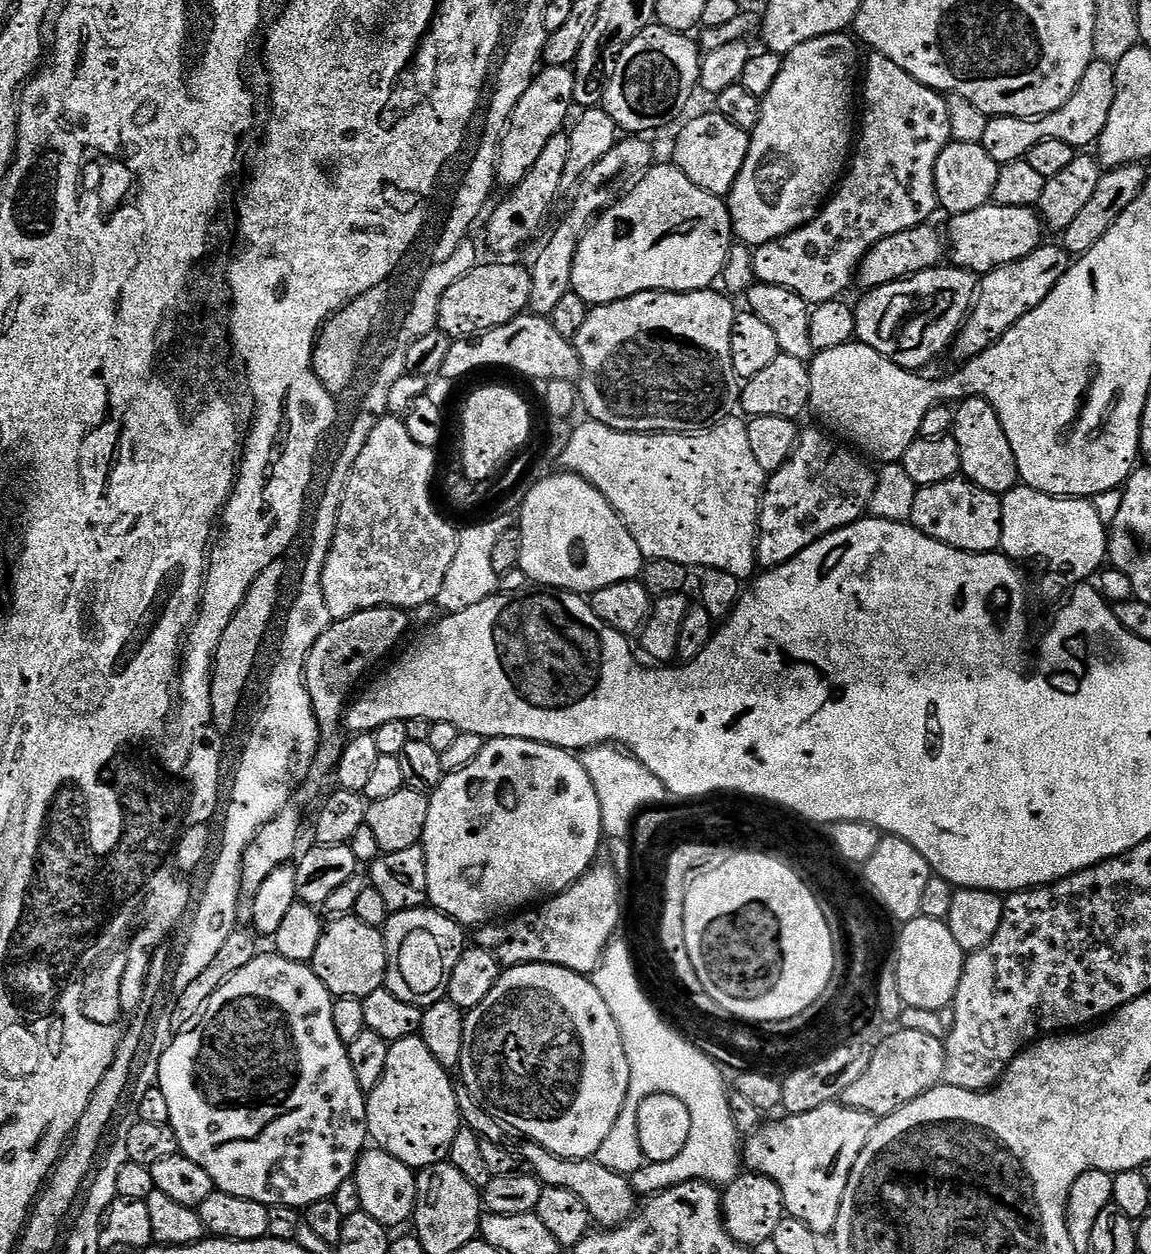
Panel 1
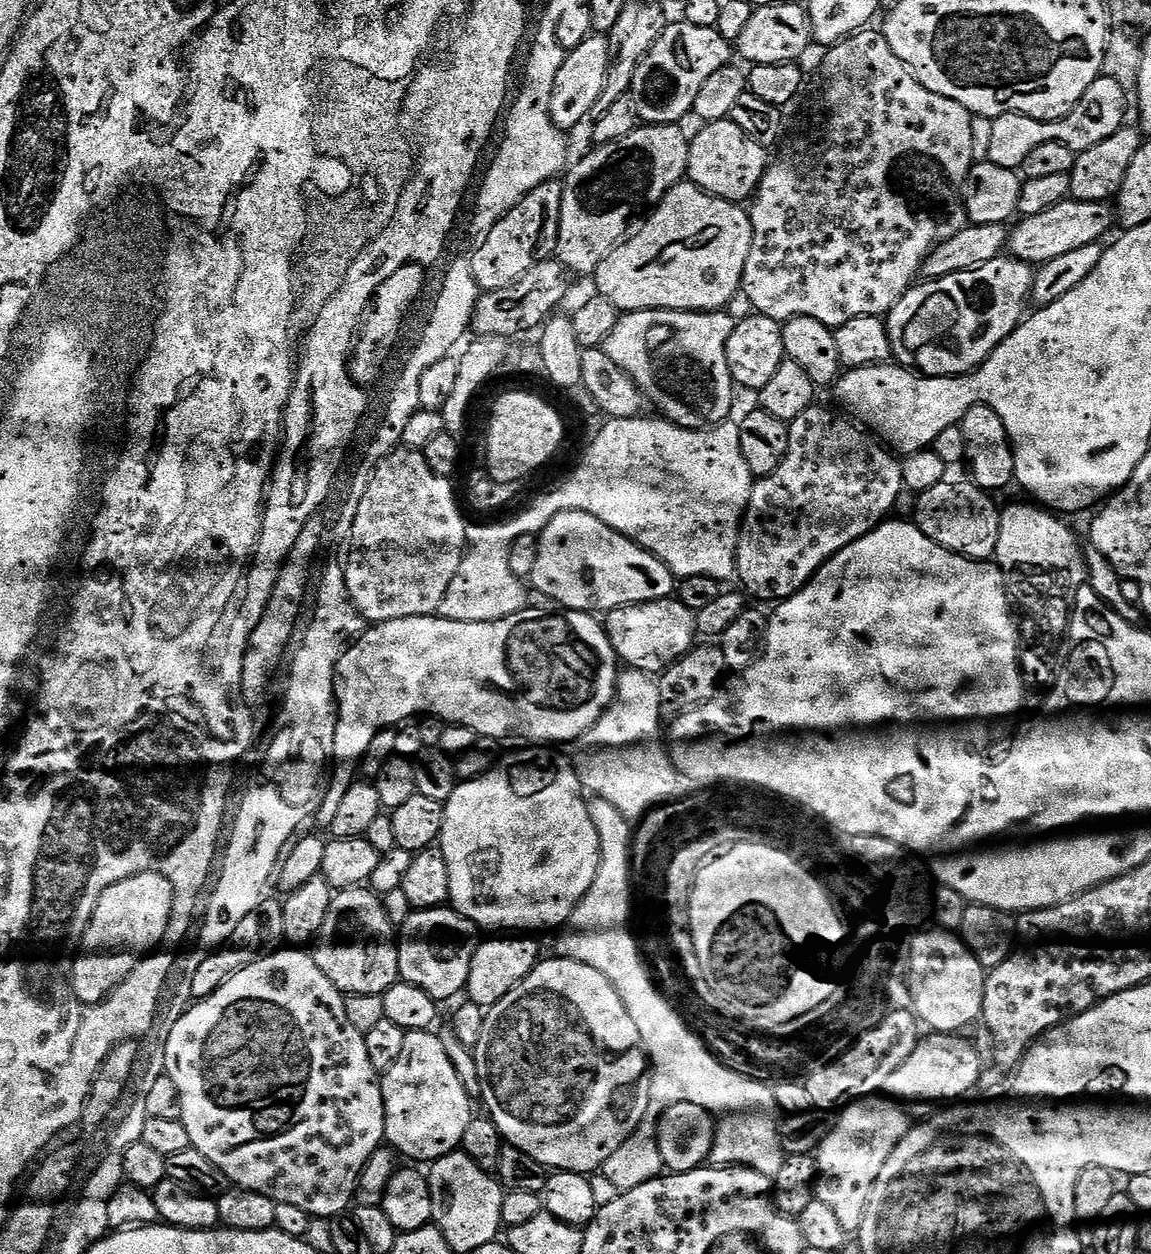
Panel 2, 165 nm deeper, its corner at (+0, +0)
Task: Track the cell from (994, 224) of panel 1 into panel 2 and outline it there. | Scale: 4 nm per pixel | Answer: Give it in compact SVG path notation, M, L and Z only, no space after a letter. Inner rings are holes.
M1069 198L1020 219L1024 220L1018 221L1014 226L1011 225L1007 251L1025 264L1041 266L1048 260L1058 258L1078 247L1101 243L1104 240L1103 236L1112 228L1112 220L1114 224L1114 208L1111 203L1102 200L1086 202Z

